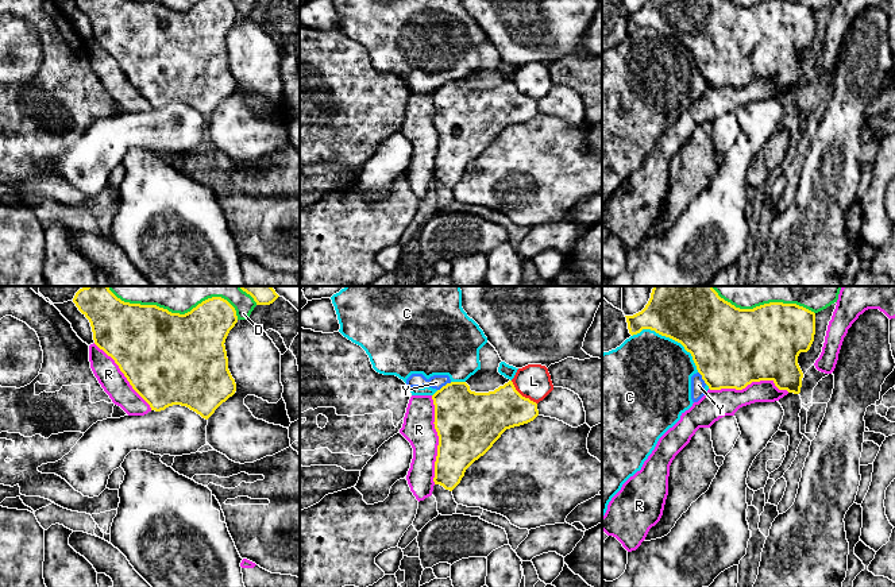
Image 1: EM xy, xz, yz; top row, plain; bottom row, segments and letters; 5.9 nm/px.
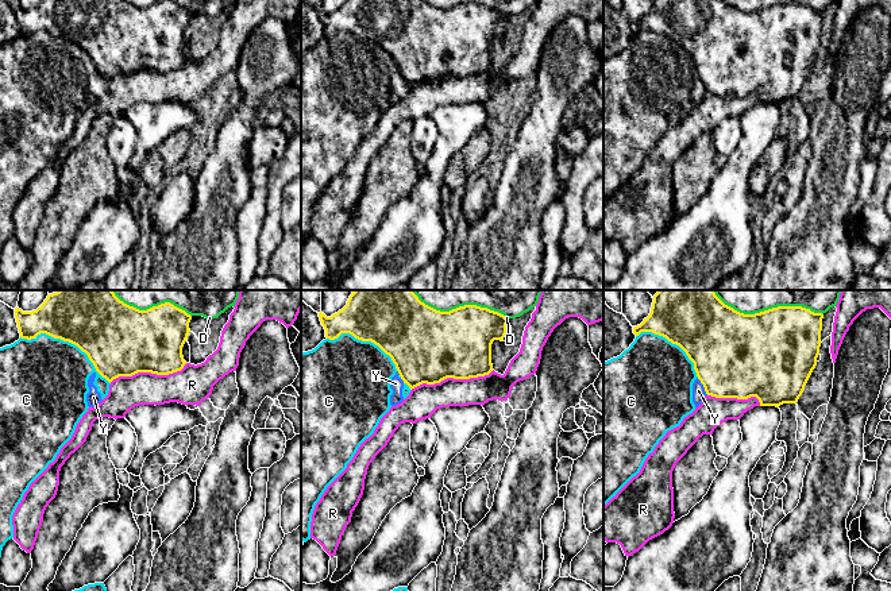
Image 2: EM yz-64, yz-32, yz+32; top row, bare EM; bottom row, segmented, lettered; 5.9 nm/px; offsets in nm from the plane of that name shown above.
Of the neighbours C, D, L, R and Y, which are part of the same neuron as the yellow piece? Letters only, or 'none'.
none

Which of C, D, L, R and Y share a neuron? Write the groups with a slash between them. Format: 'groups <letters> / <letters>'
groups C Y / D / L / R

